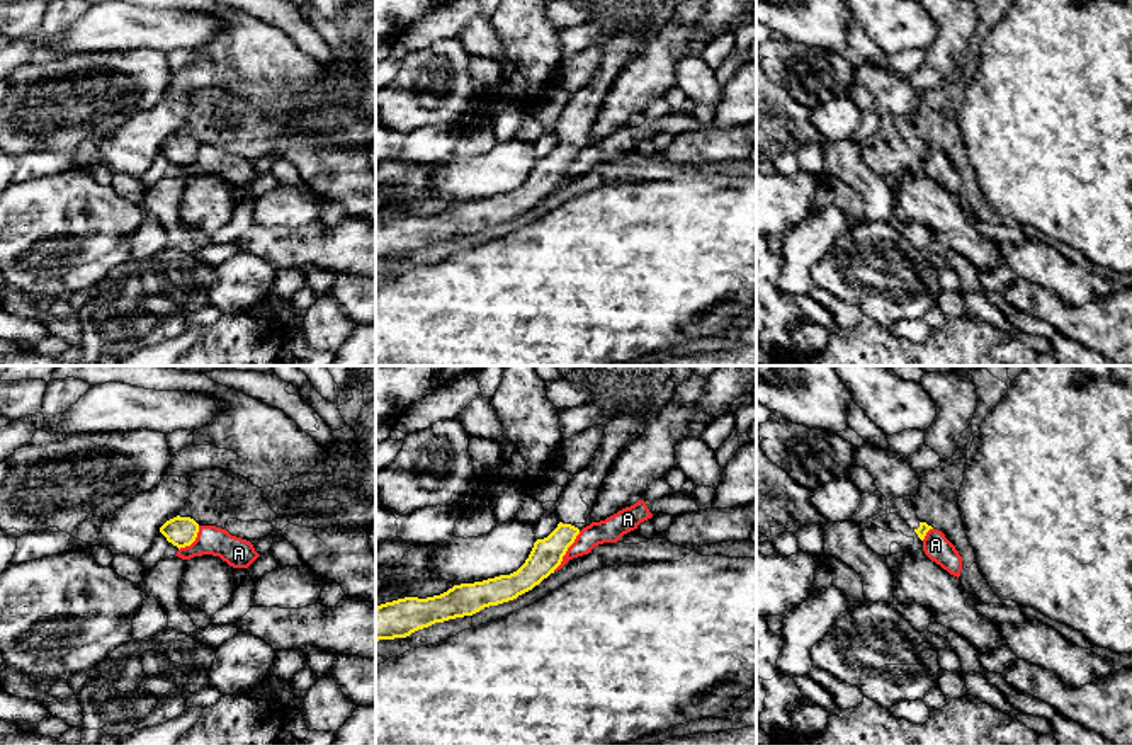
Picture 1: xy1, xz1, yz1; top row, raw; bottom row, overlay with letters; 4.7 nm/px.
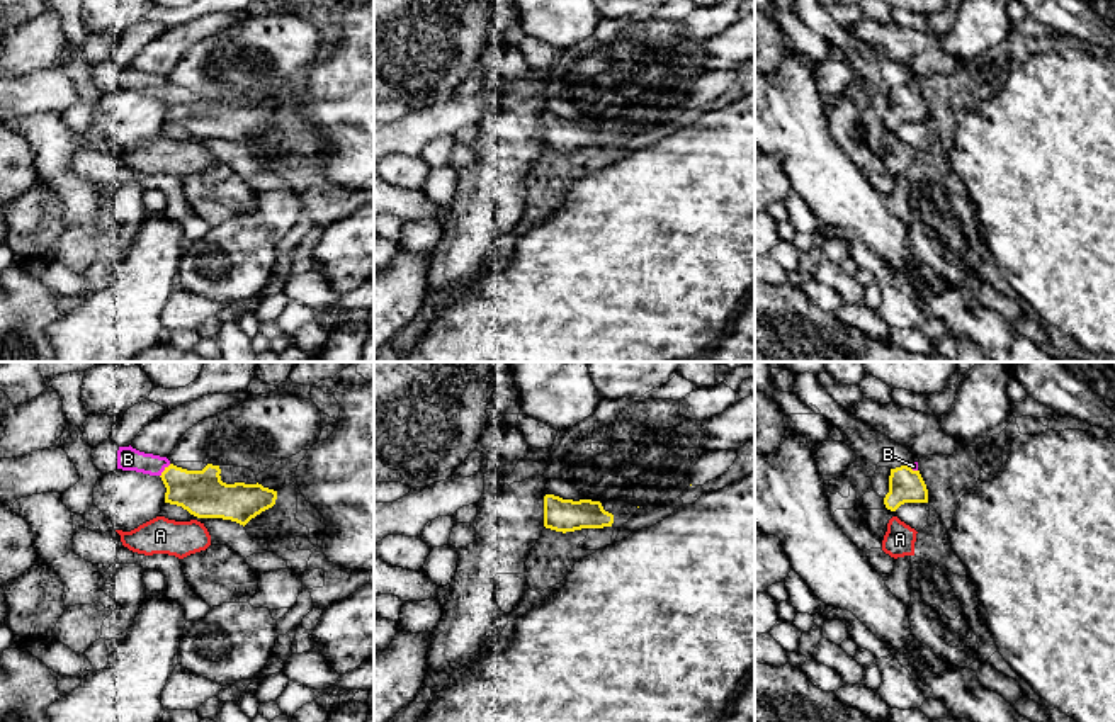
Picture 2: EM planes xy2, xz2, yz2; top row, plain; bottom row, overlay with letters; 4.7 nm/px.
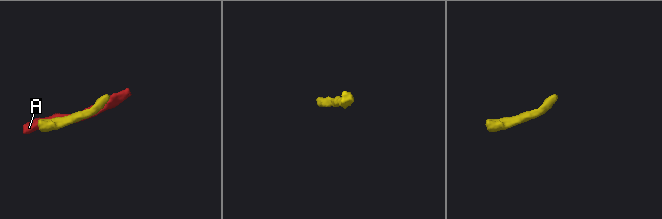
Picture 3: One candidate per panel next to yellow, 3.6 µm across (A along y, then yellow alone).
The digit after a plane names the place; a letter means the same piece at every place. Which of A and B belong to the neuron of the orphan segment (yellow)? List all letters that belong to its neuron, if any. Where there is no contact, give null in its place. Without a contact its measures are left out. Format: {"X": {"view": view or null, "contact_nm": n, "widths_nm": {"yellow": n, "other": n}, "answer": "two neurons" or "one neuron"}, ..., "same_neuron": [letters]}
{"A": {"view": "xz1", "contact_nm": 240, "widths_nm": {"yellow": 150, "other": 120}, "answer": "two neurons"}, "B": {"view": "xy2", "contact_nm": 80, "widths_nm": {"yellow": 220, "other": 110}, "answer": "one neuron"}, "same_neuron": ["B"]}

